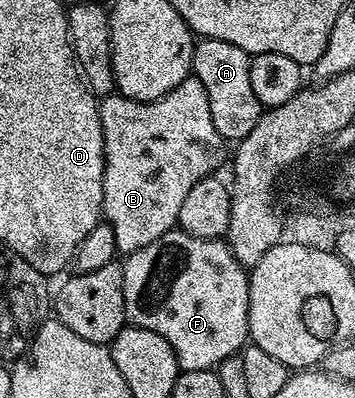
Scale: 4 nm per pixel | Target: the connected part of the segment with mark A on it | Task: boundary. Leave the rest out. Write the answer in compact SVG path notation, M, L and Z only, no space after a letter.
M213 37L197 40L192 51L192 73L200 80L202 87L206 87L214 127L228 143L238 143L250 135L262 112L258 95L254 95L254 87L250 84L251 62L252 57L242 47L234 47L234 43Z

